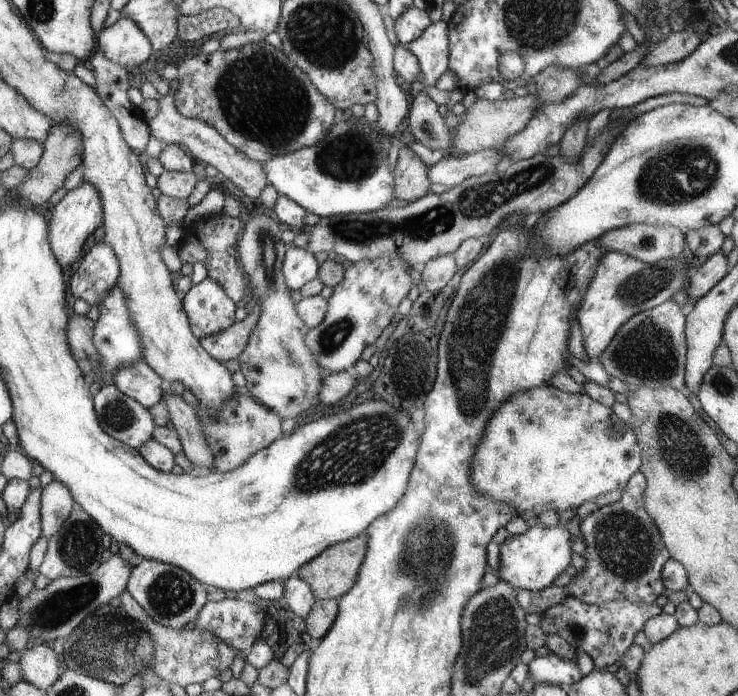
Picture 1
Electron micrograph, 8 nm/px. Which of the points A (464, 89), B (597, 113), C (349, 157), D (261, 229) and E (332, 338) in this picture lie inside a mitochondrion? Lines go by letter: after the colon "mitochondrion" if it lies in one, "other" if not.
A: other
B: other
C: mitochondrion
D: mitochondrion
E: mitochondrion

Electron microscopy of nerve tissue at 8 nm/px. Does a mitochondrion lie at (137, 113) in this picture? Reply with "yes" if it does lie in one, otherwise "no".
no

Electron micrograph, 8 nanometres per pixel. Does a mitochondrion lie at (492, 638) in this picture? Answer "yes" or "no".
yes

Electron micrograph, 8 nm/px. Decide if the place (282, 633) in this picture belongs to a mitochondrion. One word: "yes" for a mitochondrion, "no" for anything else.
no

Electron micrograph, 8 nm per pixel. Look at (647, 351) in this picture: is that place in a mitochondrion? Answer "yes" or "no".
yes

